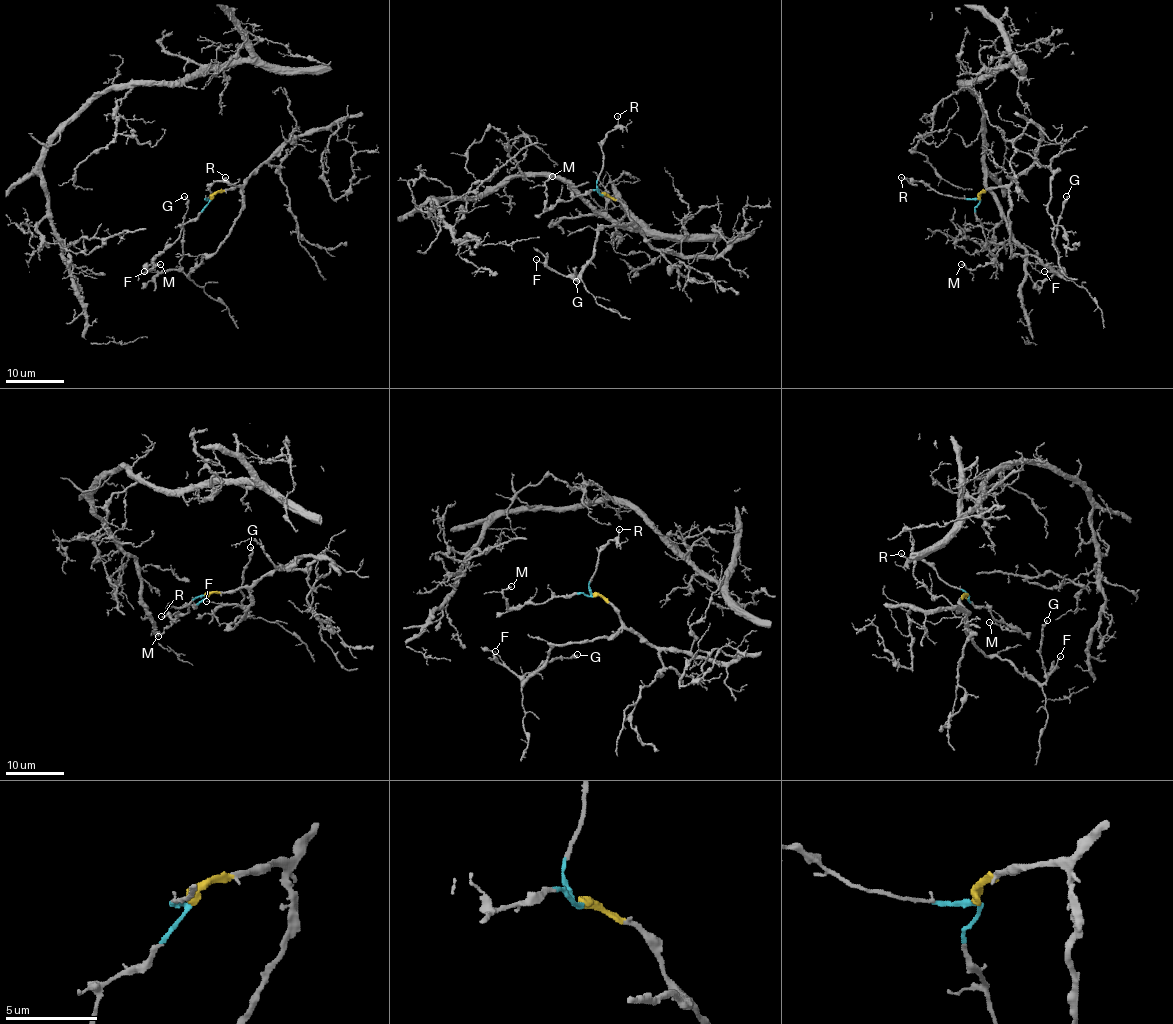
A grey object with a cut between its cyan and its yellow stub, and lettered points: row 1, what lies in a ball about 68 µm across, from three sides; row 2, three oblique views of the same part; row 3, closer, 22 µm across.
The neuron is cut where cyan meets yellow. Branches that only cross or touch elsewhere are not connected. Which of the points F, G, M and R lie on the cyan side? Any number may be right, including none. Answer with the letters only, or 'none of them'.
M, R

